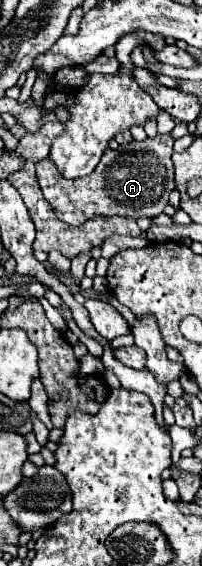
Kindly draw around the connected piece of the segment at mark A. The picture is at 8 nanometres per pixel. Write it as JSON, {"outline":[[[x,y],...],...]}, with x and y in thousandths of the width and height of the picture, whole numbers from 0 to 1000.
{"outline":[[[817,235],[817,239],[777,239],[777,242],[728,242],[718,249],[649,249],[649,253],[619,253],[619,256],[589,256],[579,260],[579,270],[510,270],[490,292],[470,295],[470,302],[411,316],[322,316],[282,292],[223,277],[203,281],[173,295],[183,295],[183,320],[203,327],[203,337],[223,345],[223,352],[252,359],[272,380],[322,390],[332,398],[351,401],[381,401],[480,380],[520,380],[520,383],[550,383],[550,380],[609,380],[609,383],[658,383],[658,387],[688,387],[688,383],[777,383],[807,376],[817,362],[837,359],[837,345],[847,337],[866,334],[866,320],[856,320],[856,284],[847,284],[847,274],[856,274],[856,242],[847,235]]]}

